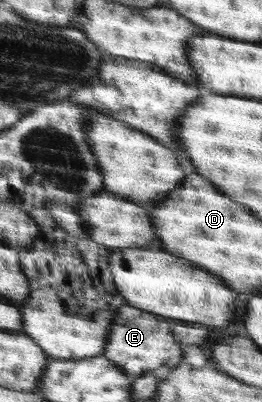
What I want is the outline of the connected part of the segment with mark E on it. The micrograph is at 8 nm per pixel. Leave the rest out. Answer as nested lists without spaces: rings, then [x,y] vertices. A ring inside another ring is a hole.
[[[126,305],[119,310],[110,332],[110,342],[101,355],[118,363],[131,378],[135,379],[146,372],[165,366],[172,358],[177,360],[184,358],[188,346],[202,344],[206,336],[208,328],[202,324],[176,322],[173,318],[154,315],[138,307]]]

